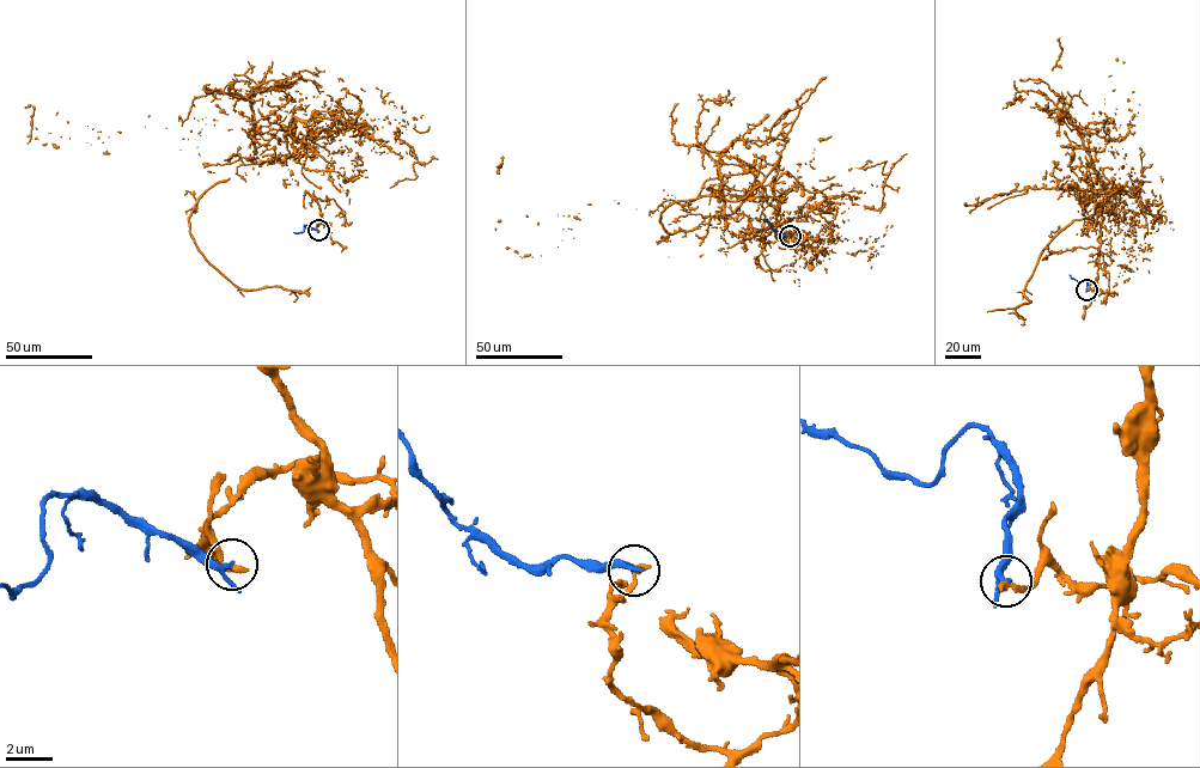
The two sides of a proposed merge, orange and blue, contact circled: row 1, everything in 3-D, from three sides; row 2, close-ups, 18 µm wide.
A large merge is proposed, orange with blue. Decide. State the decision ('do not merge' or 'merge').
do not merge

